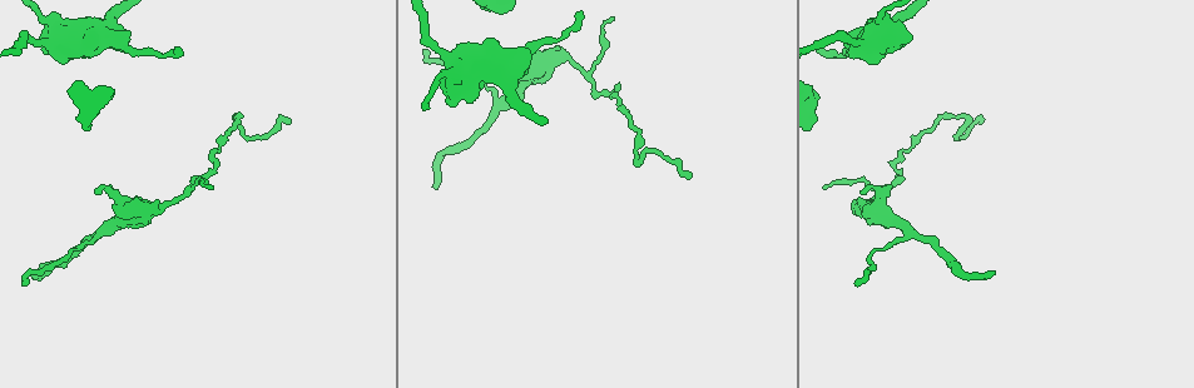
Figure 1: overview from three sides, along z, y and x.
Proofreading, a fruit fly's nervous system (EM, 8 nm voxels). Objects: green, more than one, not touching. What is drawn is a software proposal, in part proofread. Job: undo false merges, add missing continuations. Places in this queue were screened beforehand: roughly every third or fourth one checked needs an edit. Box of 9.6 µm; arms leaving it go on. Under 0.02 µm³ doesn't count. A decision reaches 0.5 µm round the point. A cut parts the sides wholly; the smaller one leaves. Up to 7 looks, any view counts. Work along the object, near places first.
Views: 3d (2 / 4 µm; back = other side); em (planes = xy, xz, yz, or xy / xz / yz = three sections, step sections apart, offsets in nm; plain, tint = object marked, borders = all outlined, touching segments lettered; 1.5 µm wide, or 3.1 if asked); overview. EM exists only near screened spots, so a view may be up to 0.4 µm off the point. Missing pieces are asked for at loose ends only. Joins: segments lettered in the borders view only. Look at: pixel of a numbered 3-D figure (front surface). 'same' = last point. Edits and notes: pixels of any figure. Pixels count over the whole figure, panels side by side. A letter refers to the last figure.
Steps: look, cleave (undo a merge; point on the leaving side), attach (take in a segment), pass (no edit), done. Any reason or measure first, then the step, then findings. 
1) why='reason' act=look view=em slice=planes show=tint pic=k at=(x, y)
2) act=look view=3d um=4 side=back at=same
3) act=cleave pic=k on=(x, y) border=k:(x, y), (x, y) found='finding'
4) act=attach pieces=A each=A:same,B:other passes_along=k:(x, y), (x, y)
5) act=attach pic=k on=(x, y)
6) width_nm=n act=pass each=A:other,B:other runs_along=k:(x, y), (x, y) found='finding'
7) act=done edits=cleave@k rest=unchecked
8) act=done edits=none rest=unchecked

why='free end' act=look view=em slice=planes show=plain pic=1 at=(994, 273)

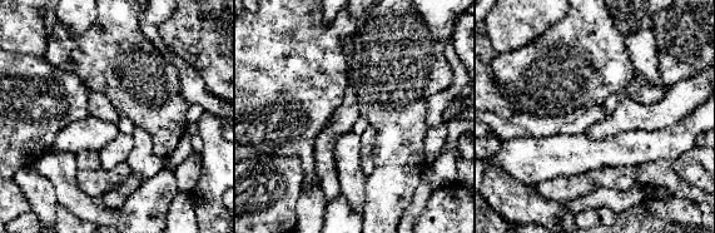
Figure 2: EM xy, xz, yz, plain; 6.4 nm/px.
why='see the neighbours' act=look view=em slice=planes show=borders at=same

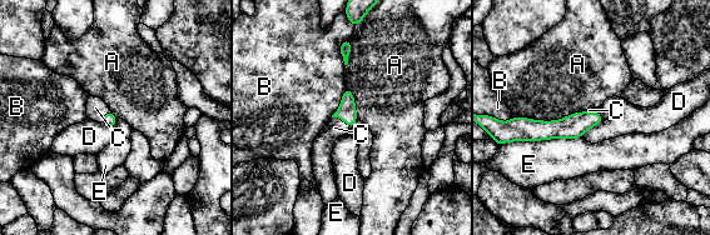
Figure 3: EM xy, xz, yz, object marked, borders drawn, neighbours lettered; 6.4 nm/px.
act=attach pieces=C each=A:other,B:other,C:same,D:other,E:other passes_along=3:(346, 111), (342, 119), (334, 128) found='the neuron continues'

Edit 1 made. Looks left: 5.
why='see it whole again' act=look view=overview

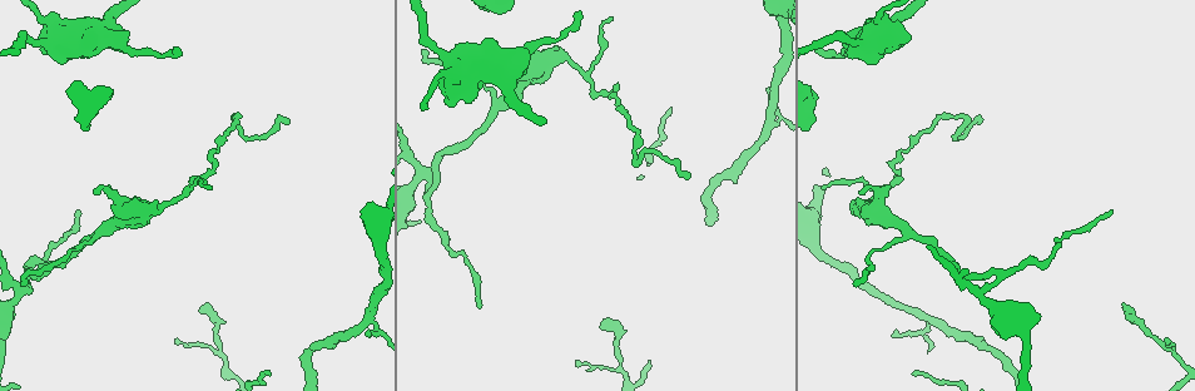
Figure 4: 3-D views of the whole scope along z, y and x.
why='branch stops here' act=look view=3d um=2 pic=4 at=(25, 286)

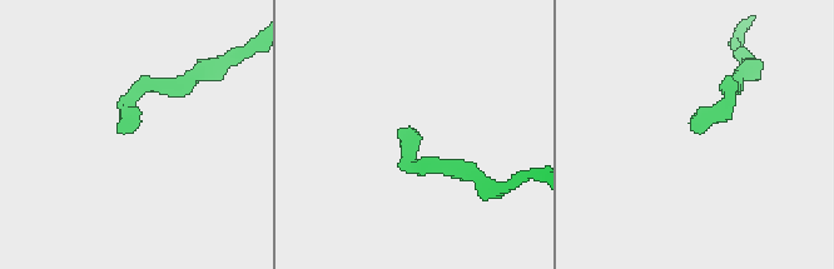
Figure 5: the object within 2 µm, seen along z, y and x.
act=look view=em slice=planes show=borders pic=5 at=(138, 123)

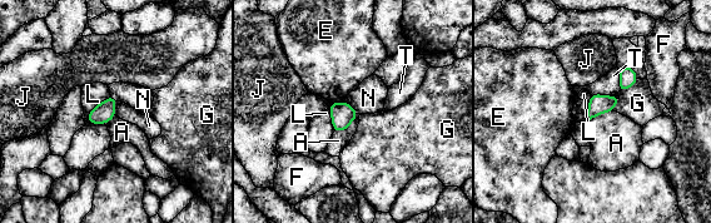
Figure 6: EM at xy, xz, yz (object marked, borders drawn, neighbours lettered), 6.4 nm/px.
act=pass each=A:other,E:other,F:other,G:other,J:other,L:other,N:other,T:other border=6:(357, 113), (344, 129), (334, 132) found='none of them fits'

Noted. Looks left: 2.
why='end of a long branch' act=look view=em slice=yz step=8 show=borders pic=4 at=(688, 176)

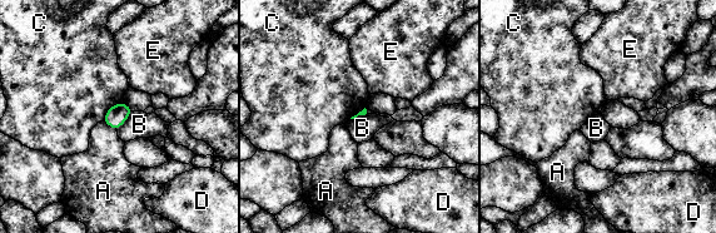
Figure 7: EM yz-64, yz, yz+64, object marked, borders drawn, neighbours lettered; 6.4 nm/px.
act=look view=em slice=planes show=borders at=same

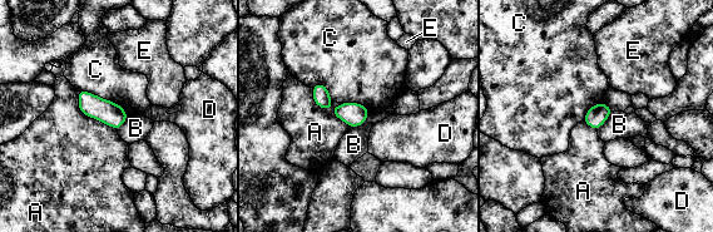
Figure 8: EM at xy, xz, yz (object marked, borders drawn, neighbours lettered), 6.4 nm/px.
act=pass each=A:other,B:other,C:other,D:other,E:other border=8:(369, 109), (367, 118), (350, 128) found='no lettered segment goes on from it'

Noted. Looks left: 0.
act=done edits=attach@3 rest=unchecked

